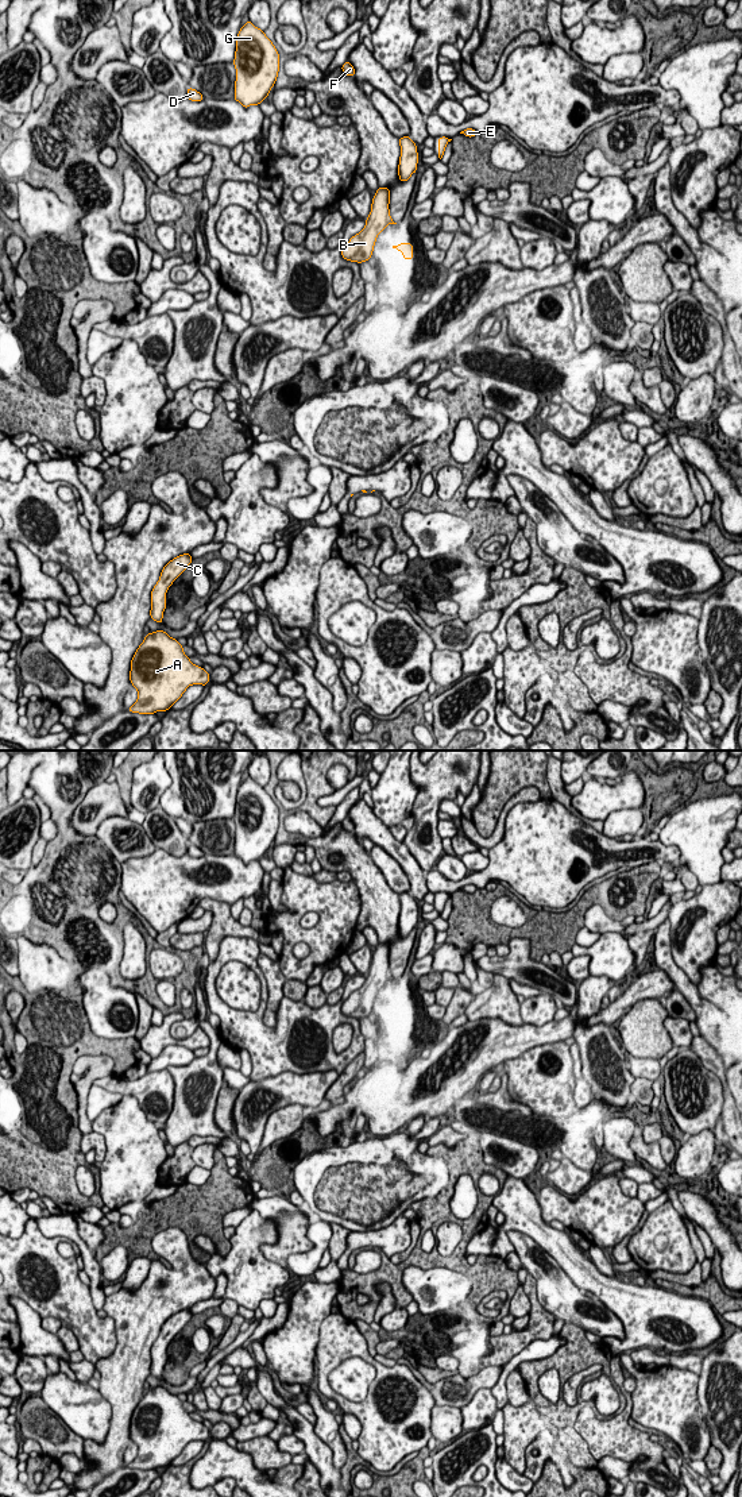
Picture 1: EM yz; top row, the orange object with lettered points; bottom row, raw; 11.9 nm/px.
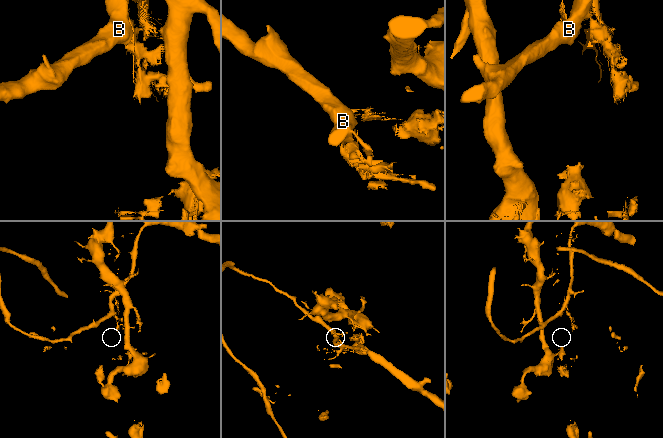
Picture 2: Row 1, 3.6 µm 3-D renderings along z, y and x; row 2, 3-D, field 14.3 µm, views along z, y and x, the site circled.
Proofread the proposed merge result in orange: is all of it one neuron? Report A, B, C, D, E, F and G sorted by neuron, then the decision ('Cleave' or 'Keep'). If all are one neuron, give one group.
Groups: A B C D E G / F. Cleave

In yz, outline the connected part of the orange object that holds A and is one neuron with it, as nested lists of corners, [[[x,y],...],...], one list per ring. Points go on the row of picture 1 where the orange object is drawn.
[[[163,630],[144,636],[131,660],[130,680],[138,690],[131,713],[169,710],[189,686],[206,686],[210,675],[190,661],[178,640]]]

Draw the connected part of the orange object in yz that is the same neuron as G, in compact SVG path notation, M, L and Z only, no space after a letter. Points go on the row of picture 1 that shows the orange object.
M250 20L237 32L233 65L233 99L244 108L259 105L277 81L279 54L266 34Z

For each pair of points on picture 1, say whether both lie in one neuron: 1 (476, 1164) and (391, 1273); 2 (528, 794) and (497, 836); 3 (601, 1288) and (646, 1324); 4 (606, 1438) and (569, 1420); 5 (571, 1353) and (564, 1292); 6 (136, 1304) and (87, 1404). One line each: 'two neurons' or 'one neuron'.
1: one neuron
2: one neuron
3: one neuron
4: two neurons
5: two neurons
6: two neurons

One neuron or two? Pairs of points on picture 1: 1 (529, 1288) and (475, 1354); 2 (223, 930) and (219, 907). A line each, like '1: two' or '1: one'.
1: two
2: one

